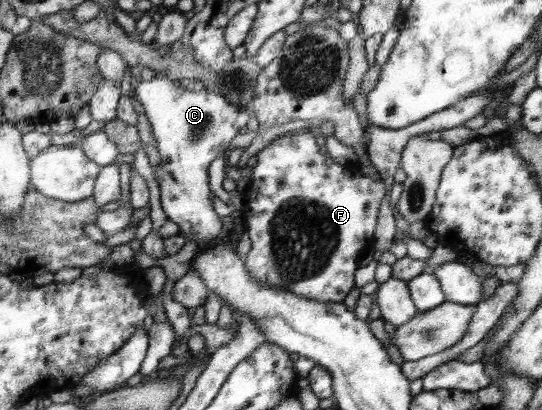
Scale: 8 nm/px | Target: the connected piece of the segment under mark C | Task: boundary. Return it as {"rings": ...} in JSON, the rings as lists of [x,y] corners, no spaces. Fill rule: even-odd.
{"rings":[[[158,71],[152,80],[135,81],[131,94],[144,106],[158,144],[160,163],[154,174],[167,219],[178,225],[178,234],[188,243],[196,241],[200,249],[214,245],[220,237],[222,221],[210,203],[208,166],[228,152],[238,129],[248,125],[250,113],[237,109],[225,96],[204,87],[197,86],[194,92],[180,88],[168,72]]]}

